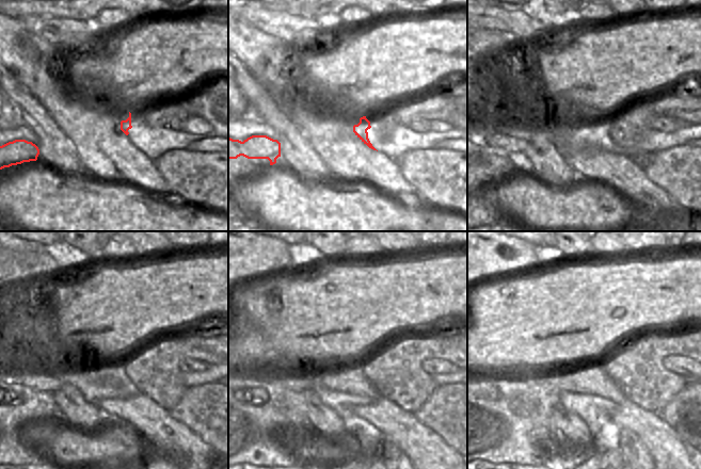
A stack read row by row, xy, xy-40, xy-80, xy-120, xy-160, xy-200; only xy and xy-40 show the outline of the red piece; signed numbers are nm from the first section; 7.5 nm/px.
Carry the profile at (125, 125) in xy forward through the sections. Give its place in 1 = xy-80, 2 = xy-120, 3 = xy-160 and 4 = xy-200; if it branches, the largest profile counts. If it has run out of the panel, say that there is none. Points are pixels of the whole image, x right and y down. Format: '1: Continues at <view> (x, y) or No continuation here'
1: Continues at xy-80 (594, 133)
2: Continues at xy-120 (102, 382)
3: Continues at xy-160 (341, 389)
4: Continues at xy-200 (587, 391)

